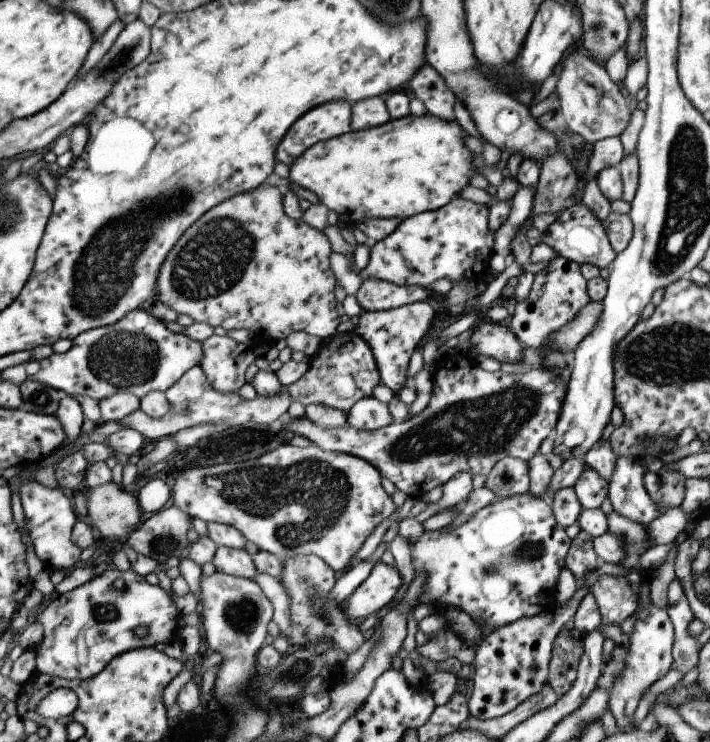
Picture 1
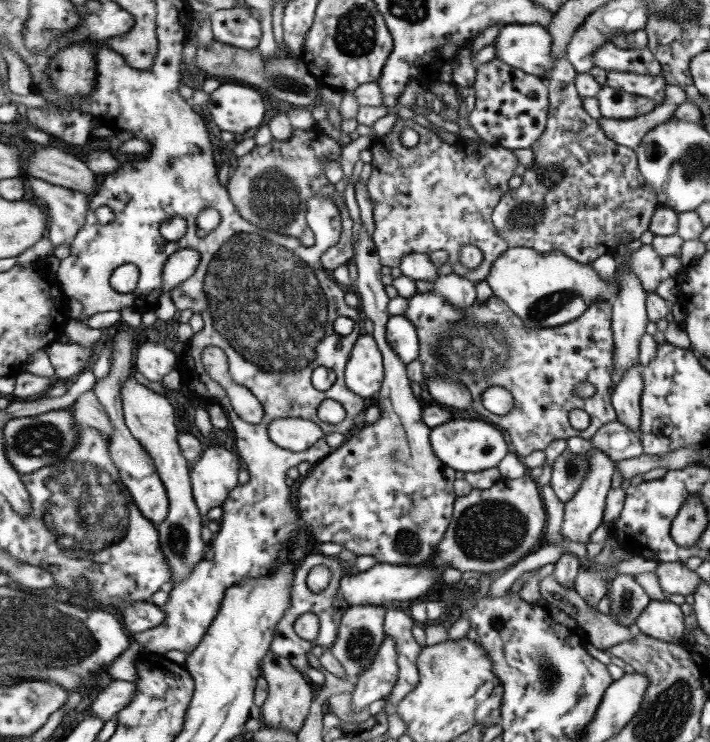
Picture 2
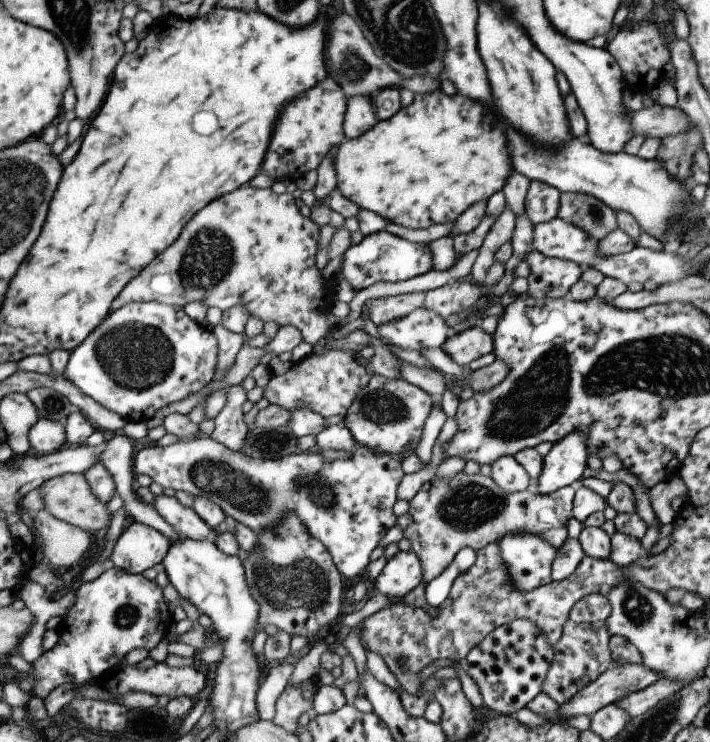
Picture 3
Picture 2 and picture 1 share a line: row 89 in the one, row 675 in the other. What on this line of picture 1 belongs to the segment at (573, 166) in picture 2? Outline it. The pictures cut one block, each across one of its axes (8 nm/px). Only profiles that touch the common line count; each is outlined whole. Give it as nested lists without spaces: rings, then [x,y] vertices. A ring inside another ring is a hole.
[[[569,618],[551,644],[547,684],[557,698],[567,694],[575,680],[575,672],[583,652],[583,636],[585,634],[575,628],[573,618]]]

